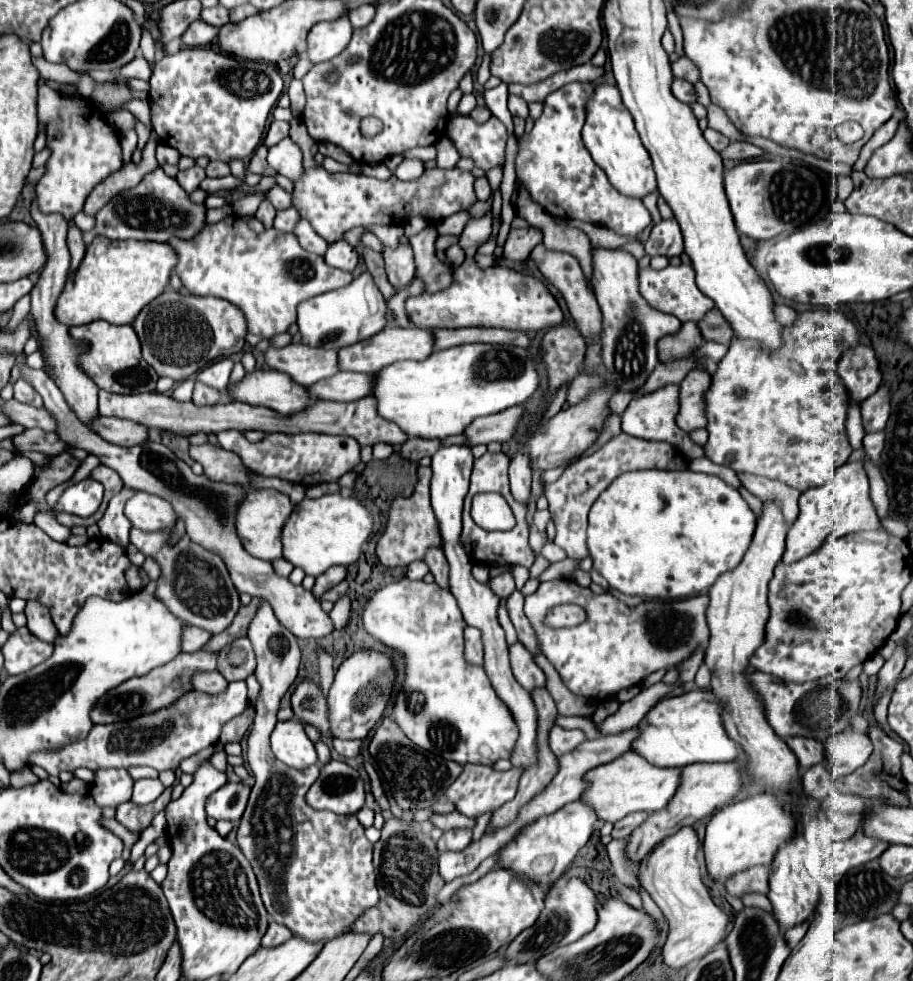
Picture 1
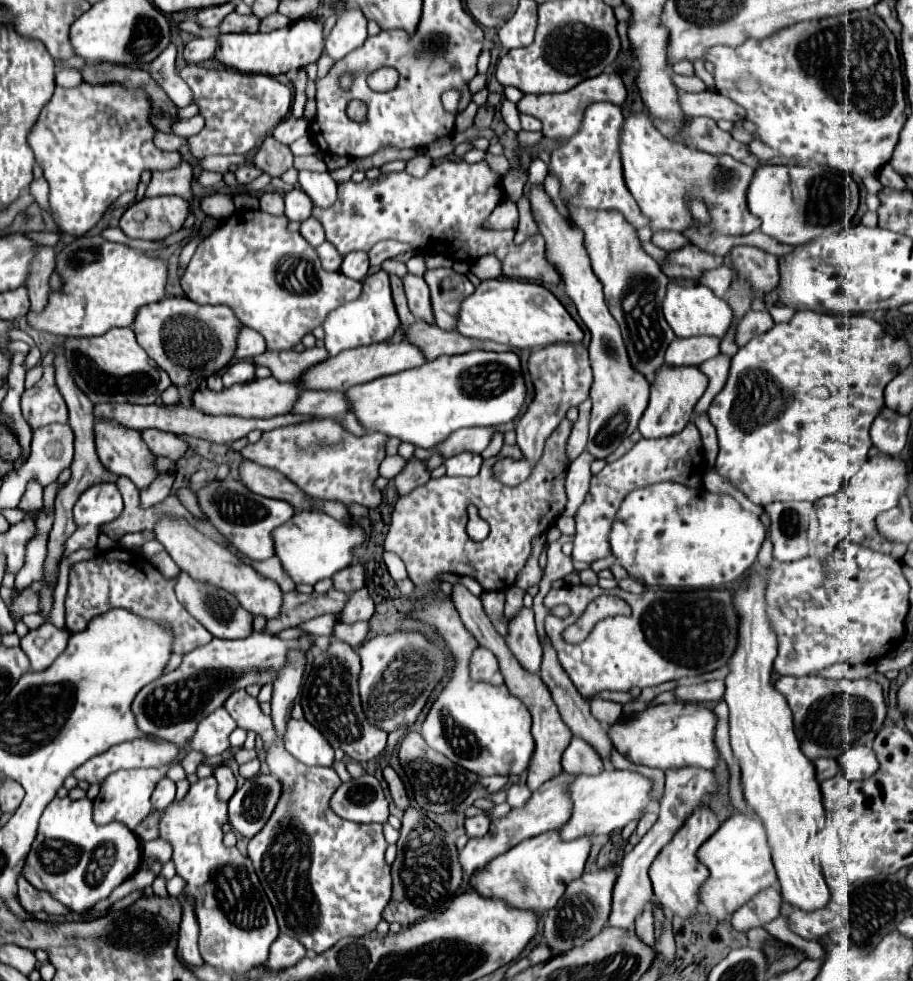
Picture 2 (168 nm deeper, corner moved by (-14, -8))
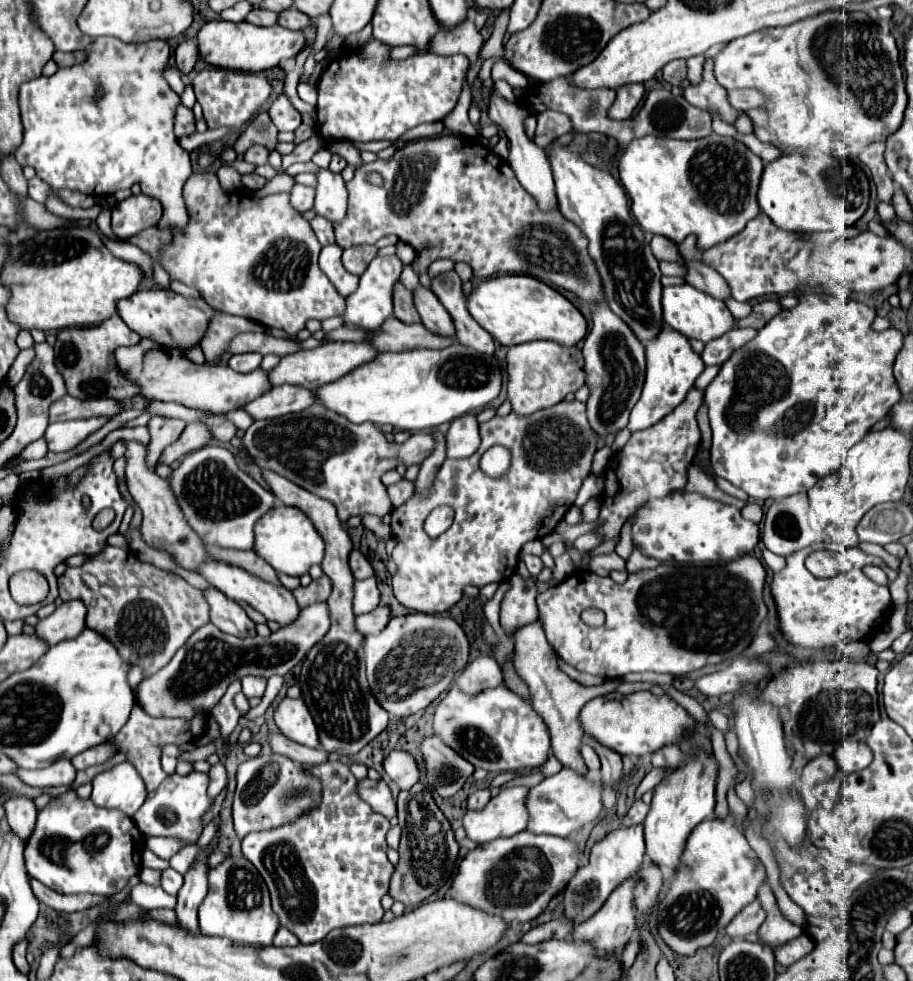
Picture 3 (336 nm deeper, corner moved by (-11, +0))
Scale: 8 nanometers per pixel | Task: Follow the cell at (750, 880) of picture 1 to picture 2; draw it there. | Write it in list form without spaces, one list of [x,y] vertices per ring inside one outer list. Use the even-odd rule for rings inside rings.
[[[777,887],[763,889],[733,913],[731,925],[735,925],[735,929],[739,931],[749,931],[751,927],[763,927],[781,913],[781,903],[783,899]]]

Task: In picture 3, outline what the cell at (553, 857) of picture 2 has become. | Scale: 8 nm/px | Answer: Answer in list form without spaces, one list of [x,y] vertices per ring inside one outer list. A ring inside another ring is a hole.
[[[520,831],[512,837],[496,839],[468,851],[448,893],[458,903],[496,915],[508,925],[526,923],[536,919],[548,907],[550,899],[568,885],[576,869],[574,843],[570,839]]]

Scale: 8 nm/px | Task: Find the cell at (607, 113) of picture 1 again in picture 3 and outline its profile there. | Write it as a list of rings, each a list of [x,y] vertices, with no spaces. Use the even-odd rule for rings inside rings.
[[[716,133],[694,141],[642,137],[632,141],[620,159],[620,181],[632,199],[632,213],[640,227],[648,233],[664,235],[676,245],[680,245],[688,235],[694,235],[696,247],[700,251],[706,251],[738,235],[746,223],[760,213],[756,193],[762,171],[762,159],[754,155],[744,143]]]

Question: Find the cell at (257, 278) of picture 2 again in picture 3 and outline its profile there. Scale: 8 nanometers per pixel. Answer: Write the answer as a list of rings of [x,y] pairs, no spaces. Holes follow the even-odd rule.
[[[194,173],[186,185],[184,185],[184,203],[186,203],[186,209],[188,209],[188,225],[184,229],[178,229],[178,227],[172,227],[172,241],[166,243],[162,249],[160,249],[160,265],[168,271],[168,275],[176,281],[182,281],[190,287],[196,287],[208,305],[212,305],[214,309],[220,309],[224,313],[230,313],[230,315],[240,315],[240,317],[246,317],[246,319],[252,319],[252,321],[258,321],[266,327],[278,327],[278,329],[284,329],[286,333],[290,333],[292,337],[296,337],[296,333],[300,329],[304,329],[306,321],[308,319],[328,319],[328,317],[336,317],[336,315],[342,315],[344,309],[346,309],[346,301],[340,299],[340,293],[336,293],[336,287],[328,281],[328,277],[322,273],[322,269],[318,267],[318,255],[320,255],[320,249],[322,245],[318,243],[310,223],[290,205],[290,195],[288,193],[276,193],[276,195],[266,195],[266,197],[248,197],[248,195],[240,195],[240,193],[226,193],[222,191],[220,183],[218,183],[218,177],[216,173]]]

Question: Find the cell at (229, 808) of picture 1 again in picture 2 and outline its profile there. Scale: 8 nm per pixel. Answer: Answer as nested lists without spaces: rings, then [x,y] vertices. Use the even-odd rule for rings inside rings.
[[[257,775],[239,787],[229,799],[229,823],[243,837],[253,837],[265,825],[275,801],[279,799],[279,781],[271,775]]]

